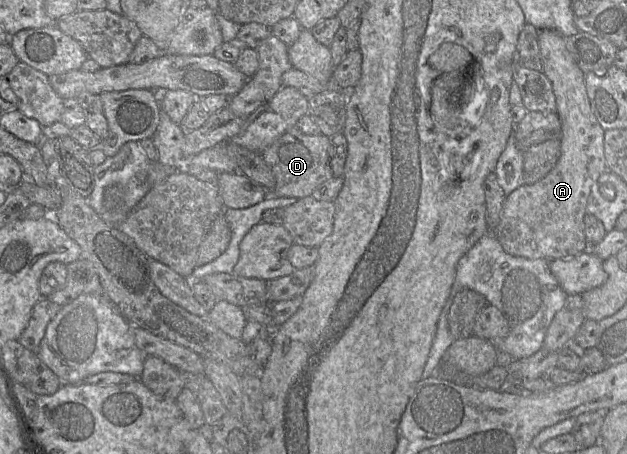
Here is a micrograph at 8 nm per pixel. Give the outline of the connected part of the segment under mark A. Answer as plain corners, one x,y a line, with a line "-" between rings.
554,30
538,31
543,72
552,84
561,121
561,155
556,165
541,180
521,185
506,196
499,224
491,232
508,254
528,259
555,260
587,251
584,216
592,186
607,170
605,130
592,112
584,72
567,49
567,37

